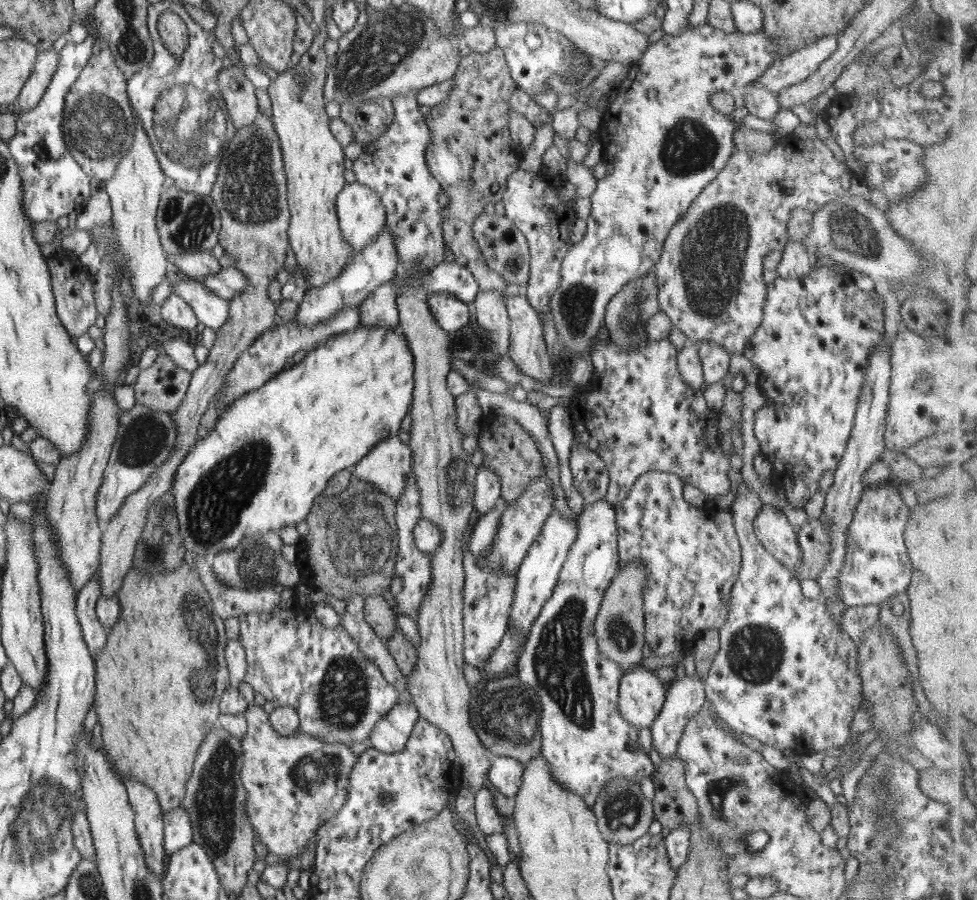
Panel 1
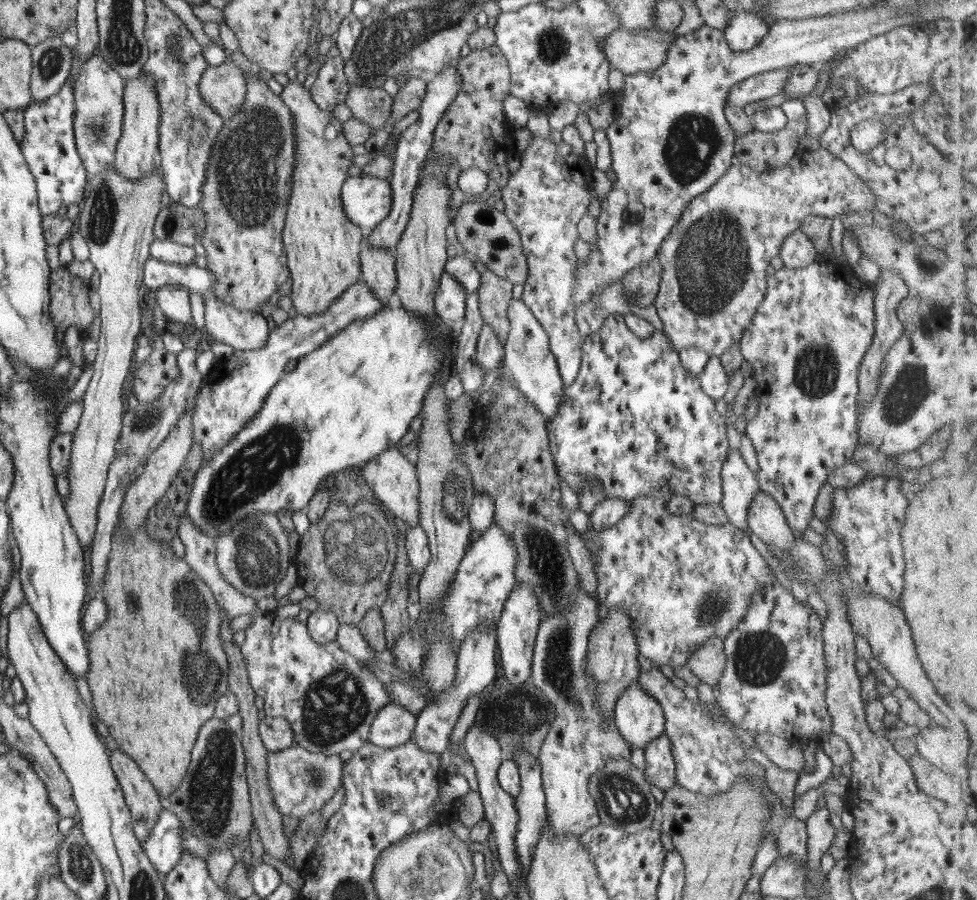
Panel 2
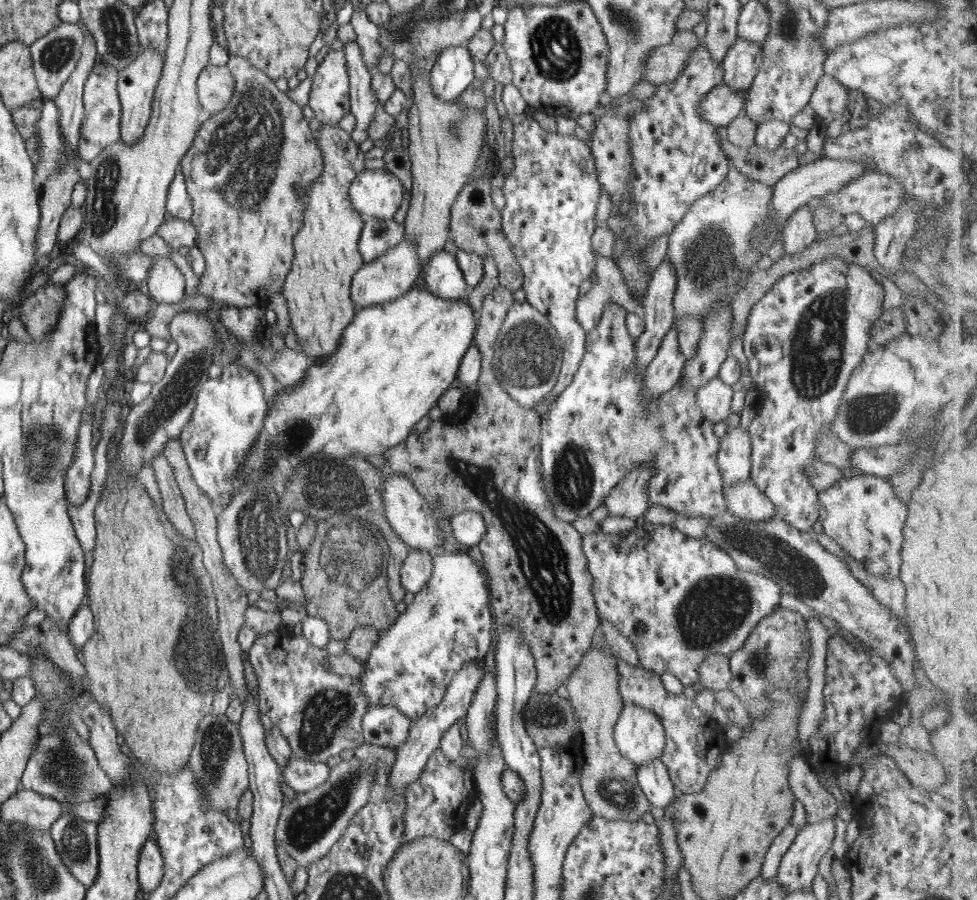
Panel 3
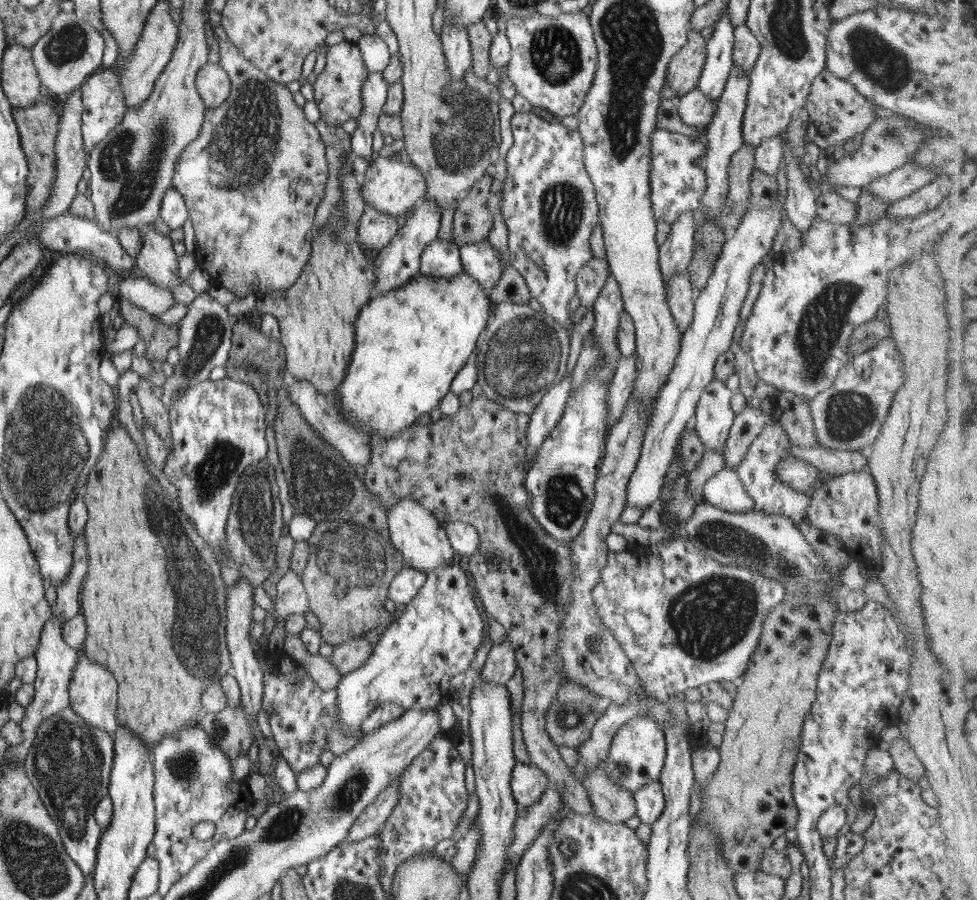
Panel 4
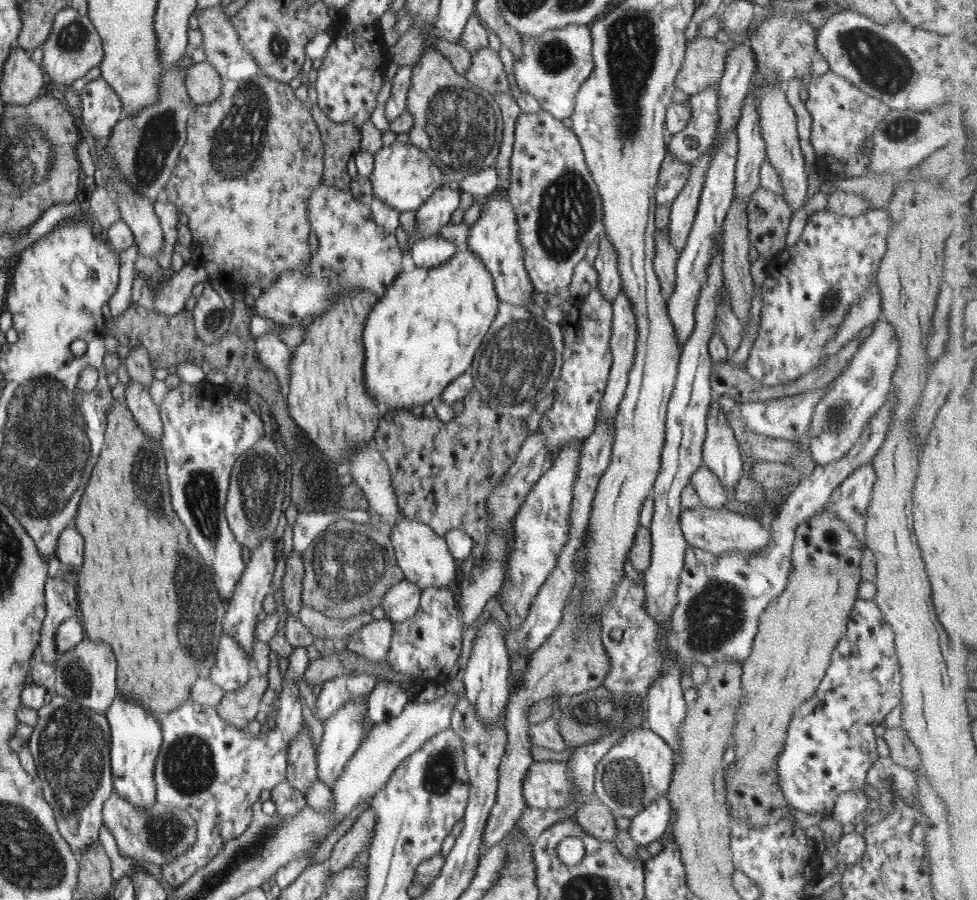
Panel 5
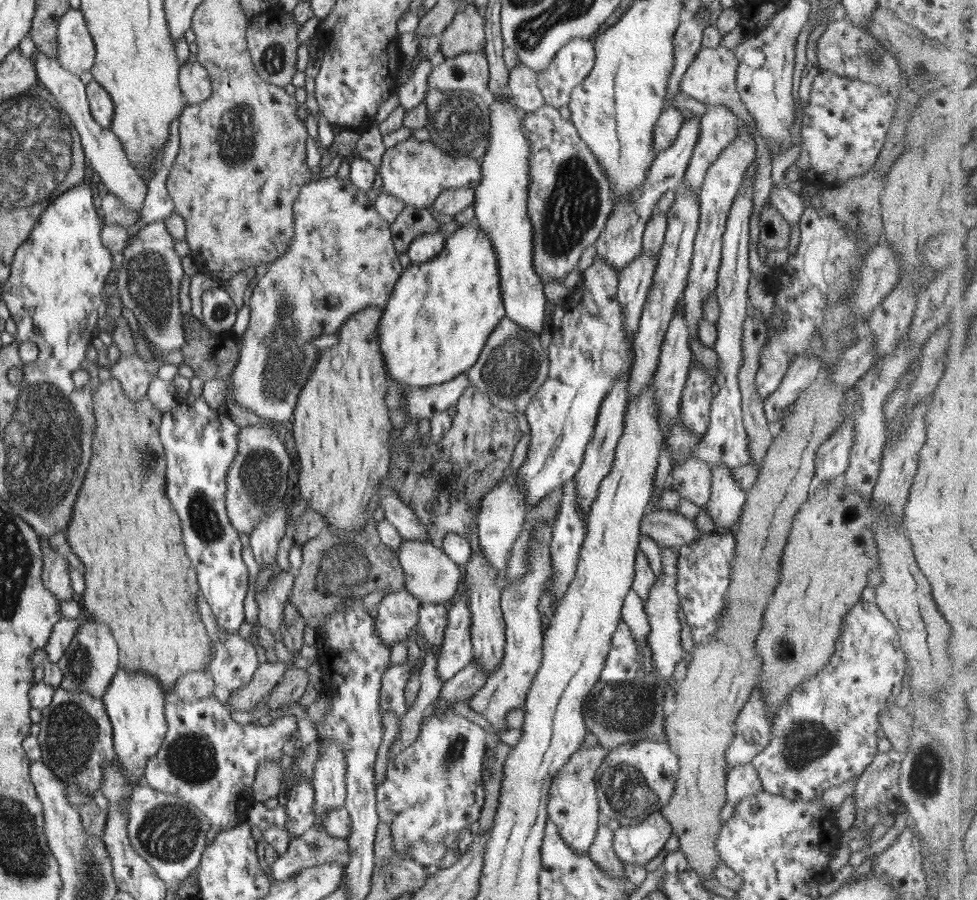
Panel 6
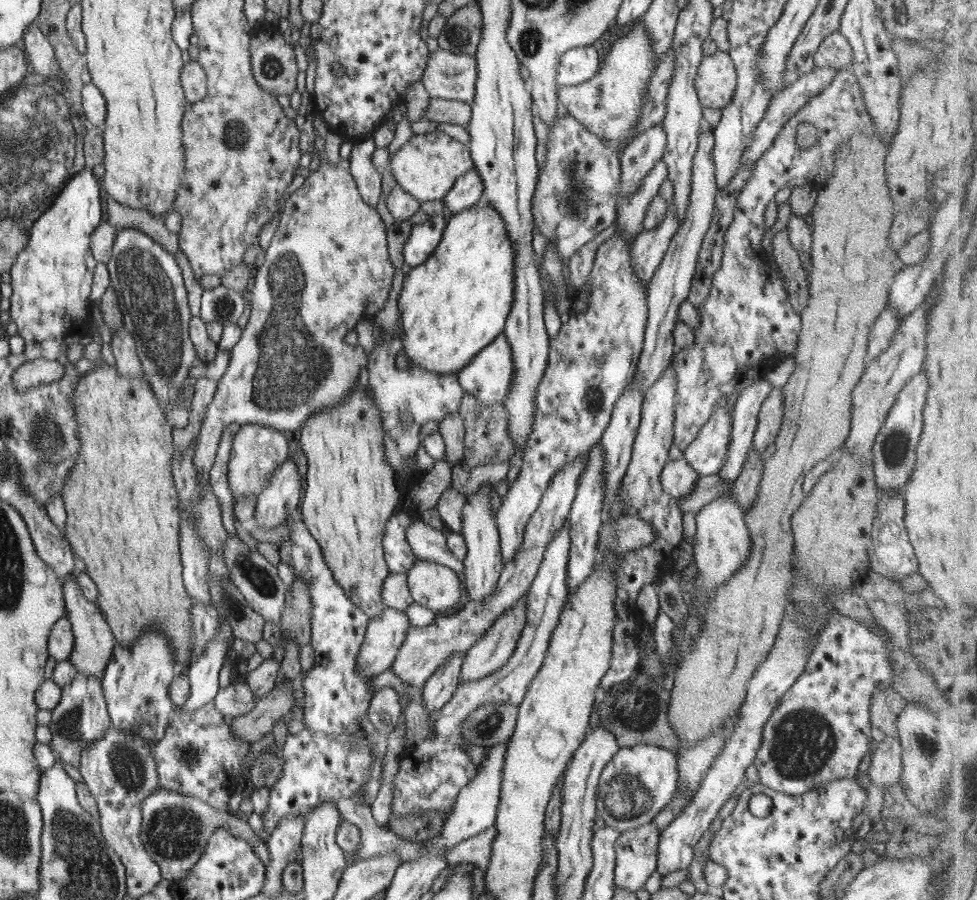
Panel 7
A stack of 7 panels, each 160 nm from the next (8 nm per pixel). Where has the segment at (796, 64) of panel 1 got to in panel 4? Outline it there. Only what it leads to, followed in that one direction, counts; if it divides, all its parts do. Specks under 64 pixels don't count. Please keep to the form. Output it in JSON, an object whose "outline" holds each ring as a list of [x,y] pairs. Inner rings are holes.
{"outline":[[[698,88],[681,95],[677,102],[680,118],[686,126],[700,127],[701,124],[710,124],[717,111],[713,98]]]}

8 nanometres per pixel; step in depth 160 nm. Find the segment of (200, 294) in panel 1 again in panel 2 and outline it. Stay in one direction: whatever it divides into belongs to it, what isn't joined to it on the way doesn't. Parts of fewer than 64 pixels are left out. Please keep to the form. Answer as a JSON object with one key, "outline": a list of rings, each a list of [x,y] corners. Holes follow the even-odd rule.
{"outline":[[[212,294],[203,295],[208,333],[235,351],[260,350],[270,336],[269,323],[261,313],[242,311]]]}

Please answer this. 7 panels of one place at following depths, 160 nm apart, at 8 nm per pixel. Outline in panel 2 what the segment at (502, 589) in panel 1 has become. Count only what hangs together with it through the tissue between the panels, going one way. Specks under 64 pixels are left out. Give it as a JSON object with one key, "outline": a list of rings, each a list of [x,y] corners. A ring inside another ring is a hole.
{"outline":[[[490,625],[483,629],[476,627],[473,628],[473,631],[469,635],[466,635],[457,652],[459,657],[457,660],[457,677],[455,682],[438,696],[435,702],[428,704],[418,714],[412,740],[422,750],[437,753],[442,753],[446,750],[446,747],[450,744],[449,736],[454,728],[454,724],[460,718],[466,704],[466,698],[473,694],[480,694],[488,684],[494,683],[496,679],[497,651],[496,627],[491,627]]]}

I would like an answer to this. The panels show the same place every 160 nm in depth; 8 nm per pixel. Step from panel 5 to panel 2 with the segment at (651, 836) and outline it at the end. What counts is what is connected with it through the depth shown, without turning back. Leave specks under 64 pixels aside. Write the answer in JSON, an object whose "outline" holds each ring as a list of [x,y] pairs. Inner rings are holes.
{"outline":[[[664,732],[650,741],[645,748],[645,779],[663,792],[676,784],[675,760],[670,737]]]}

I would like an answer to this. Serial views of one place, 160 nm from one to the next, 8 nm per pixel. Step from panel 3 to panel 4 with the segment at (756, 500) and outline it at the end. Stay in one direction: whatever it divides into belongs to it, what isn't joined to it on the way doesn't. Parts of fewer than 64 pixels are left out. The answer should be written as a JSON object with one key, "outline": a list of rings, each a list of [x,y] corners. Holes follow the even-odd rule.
{"outline":[[[724,468],[712,476],[703,486],[703,494],[706,502],[728,512],[750,512],[755,508],[755,500],[731,469]]]}

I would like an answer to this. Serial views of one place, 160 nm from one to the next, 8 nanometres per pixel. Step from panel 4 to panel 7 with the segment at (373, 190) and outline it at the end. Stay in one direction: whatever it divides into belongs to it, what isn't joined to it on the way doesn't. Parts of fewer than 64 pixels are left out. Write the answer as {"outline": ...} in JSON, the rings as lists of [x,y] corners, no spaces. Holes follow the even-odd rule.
{"outline":[[[438,130],[412,136],[398,151],[394,152],[388,164],[397,185],[420,202],[443,199],[453,188],[456,179],[473,168],[468,145]]]}

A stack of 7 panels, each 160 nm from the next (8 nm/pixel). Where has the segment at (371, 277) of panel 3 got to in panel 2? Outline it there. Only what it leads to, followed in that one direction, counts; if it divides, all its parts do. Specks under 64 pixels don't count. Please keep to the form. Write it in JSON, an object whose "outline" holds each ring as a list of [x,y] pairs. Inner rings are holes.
{"outline":[[[362,278],[356,284],[349,286],[322,314],[320,315],[297,315],[289,318],[281,325],[276,326],[270,332],[268,342],[260,350],[235,351],[227,360],[219,360],[213,372],[210,373],[199,388],[196,398],[196,406],[193,418],[193,446],[198,443],[203,448],[200,467],[208,464],[209,458],[222,445],[226,444],[251,418],[254,418],[260,408],[264,406],[264,400],[270,393],[270,389],[278,383],[278,380],[285,374],[284,369],[290,360],[300,361],[310,352],[322,347],[334,334],[346,329],[356,318],[372,316],[380,308],[384,307],[383,302],[371,291],[371,288]]]}

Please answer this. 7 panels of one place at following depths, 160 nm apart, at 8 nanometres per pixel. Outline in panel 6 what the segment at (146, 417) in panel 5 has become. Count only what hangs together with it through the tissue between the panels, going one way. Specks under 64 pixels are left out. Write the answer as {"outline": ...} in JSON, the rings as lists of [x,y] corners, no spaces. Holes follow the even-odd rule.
{"outline":[[[137,353],[120,354],[118,362],[112,364],[110,373],[124,389],[126,397],[140,401],[147,397],[150,382],[157,377],[160,363],[155,360],[144,362]]]}

